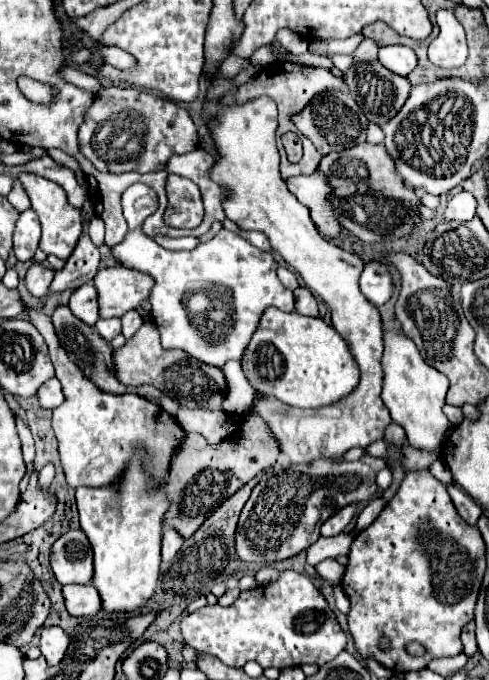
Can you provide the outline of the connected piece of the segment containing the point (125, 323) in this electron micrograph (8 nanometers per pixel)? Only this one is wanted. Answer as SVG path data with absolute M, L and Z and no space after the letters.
M136 309L128 311L128 313L122 317L122 335L124 335L126 339L130 339L130 337L138 331L138 327L142 327L142 323L144 323L144 319L138 315Z

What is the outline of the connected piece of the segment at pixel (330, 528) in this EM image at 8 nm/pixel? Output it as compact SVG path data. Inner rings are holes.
M346 505L344 509L340 509L336 515L332 515L332 519L328 519L328 521L320 527L320 533L322 533L324 537L334 537L334 535L342 533L342 531L348 527L348 523L352 521L354 513L356 513L356 505Z

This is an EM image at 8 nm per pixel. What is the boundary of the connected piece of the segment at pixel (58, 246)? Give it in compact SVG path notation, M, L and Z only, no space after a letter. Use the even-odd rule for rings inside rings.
M22 173L18 175L18 181L22 183L24 191L28 193L30 201L32 201L32 209L38 213L40 223L42 223L42 237L40 237L40 249L48 255L56 255L60 259L68 259L70 251L74 251L82 227L80 227L80 211L76 207L72 207L66 199L64 189L50 181L50 179L42 179L40 175L30 175L30 173Z

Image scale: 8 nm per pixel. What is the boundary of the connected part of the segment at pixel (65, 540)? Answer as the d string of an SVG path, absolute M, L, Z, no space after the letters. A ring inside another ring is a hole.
M68 531L52 545L50 567L60 585L92 581L92 547L84 531Z

